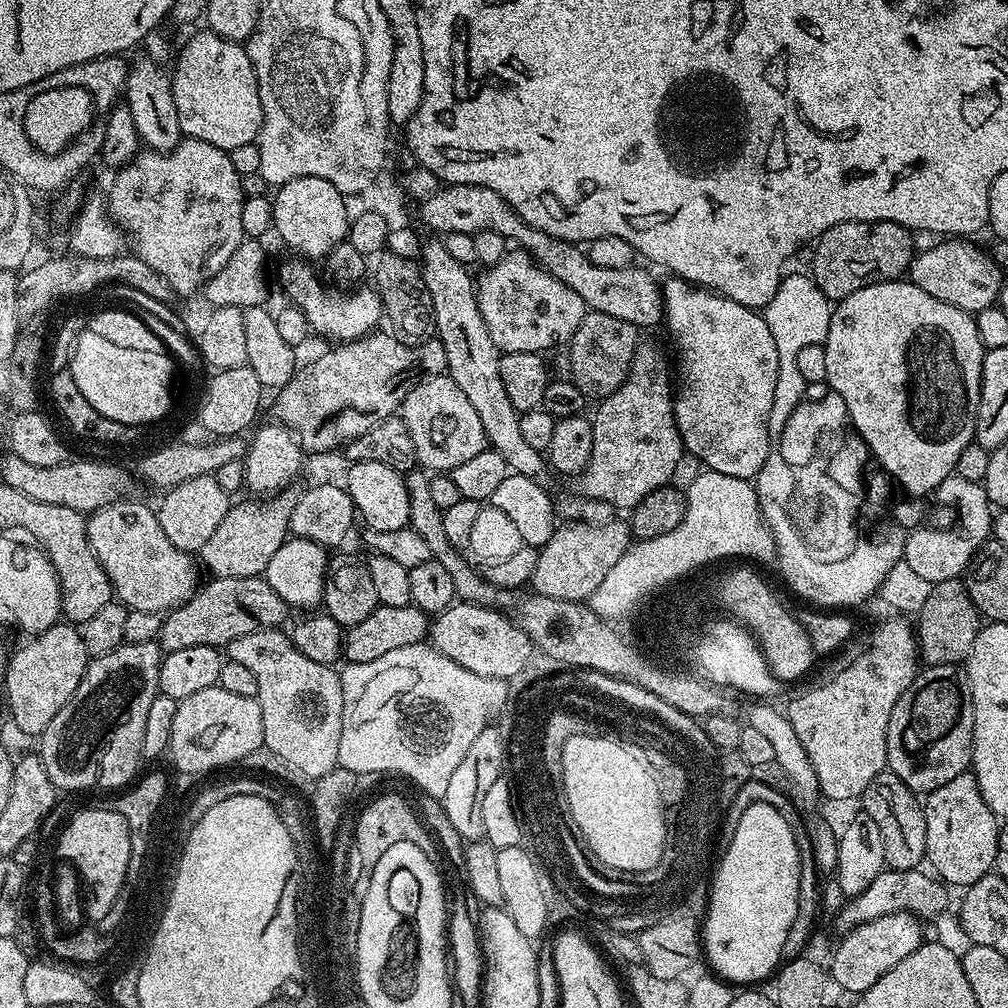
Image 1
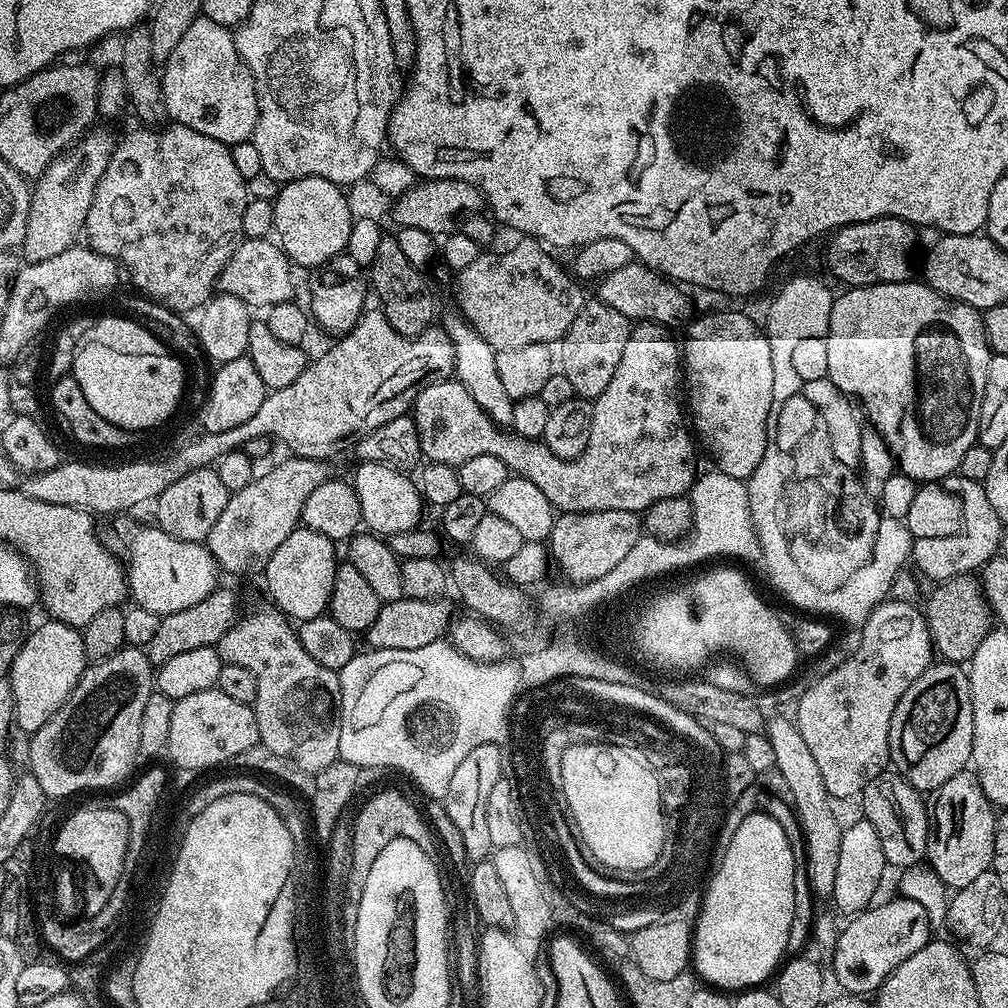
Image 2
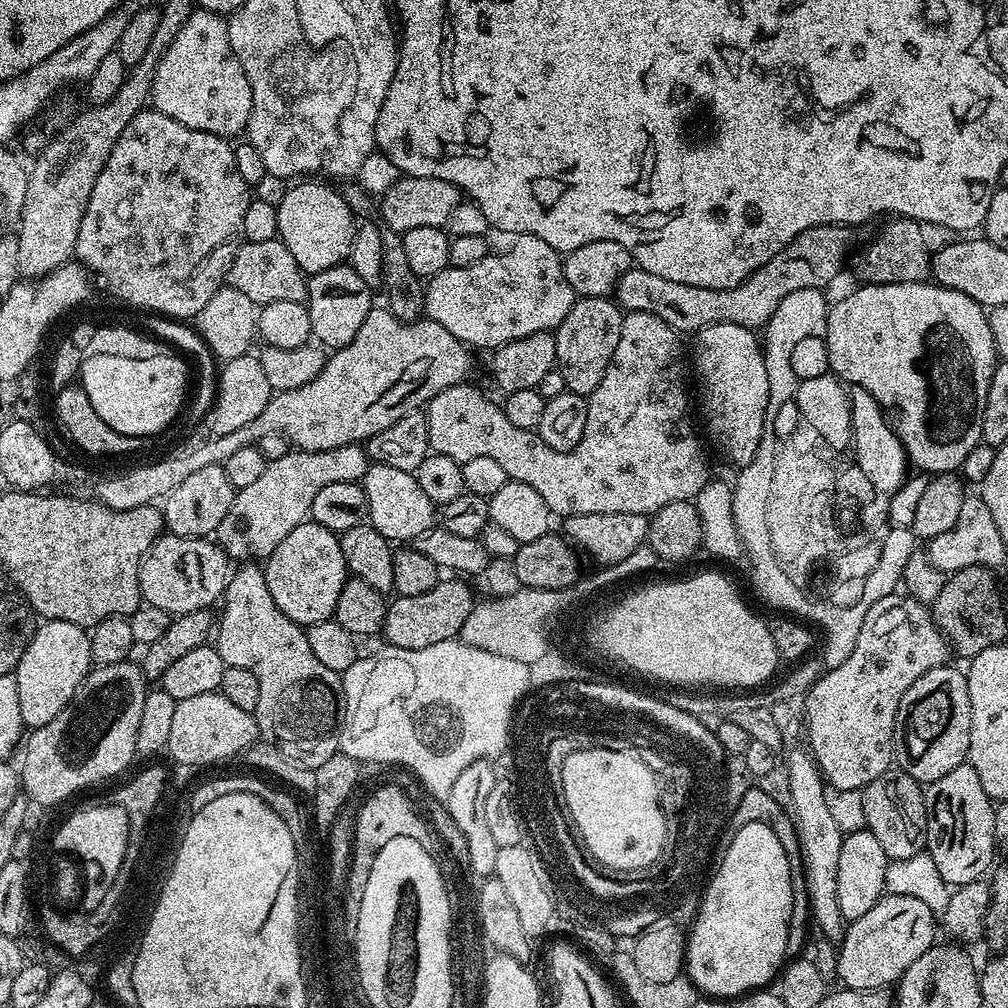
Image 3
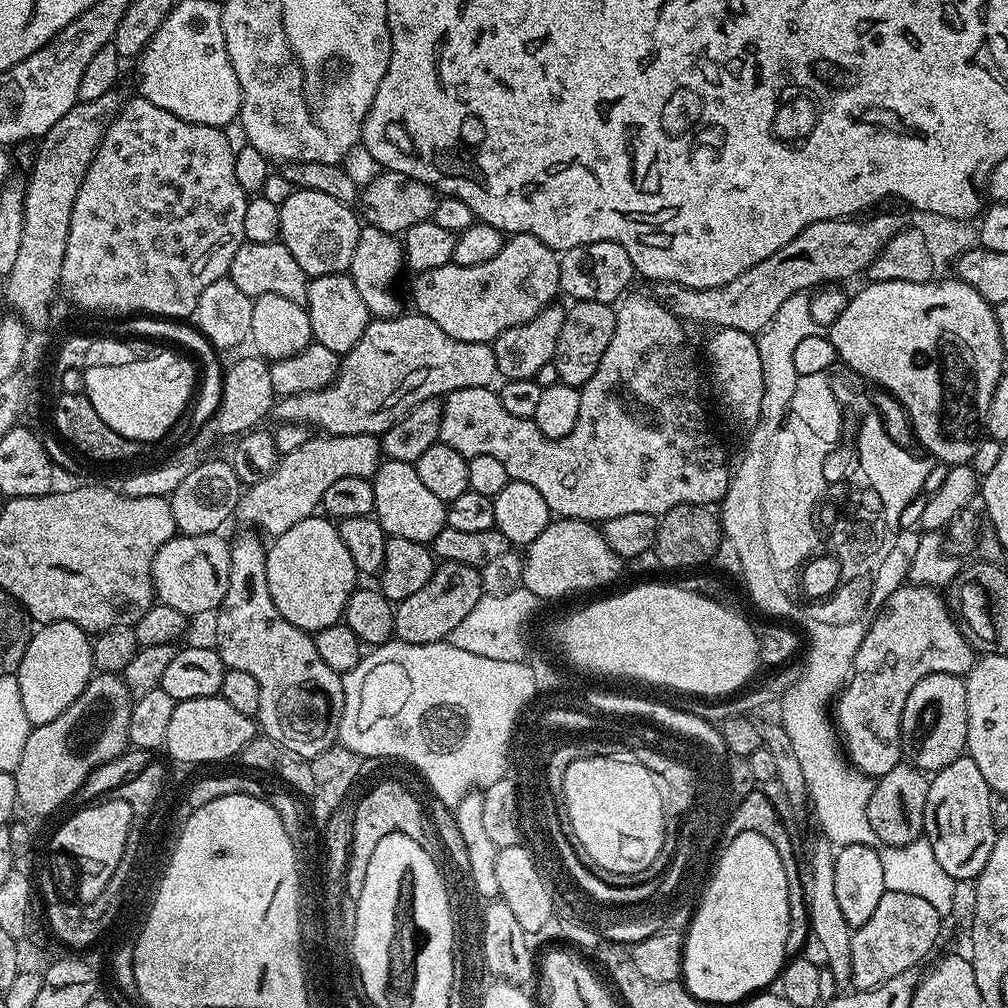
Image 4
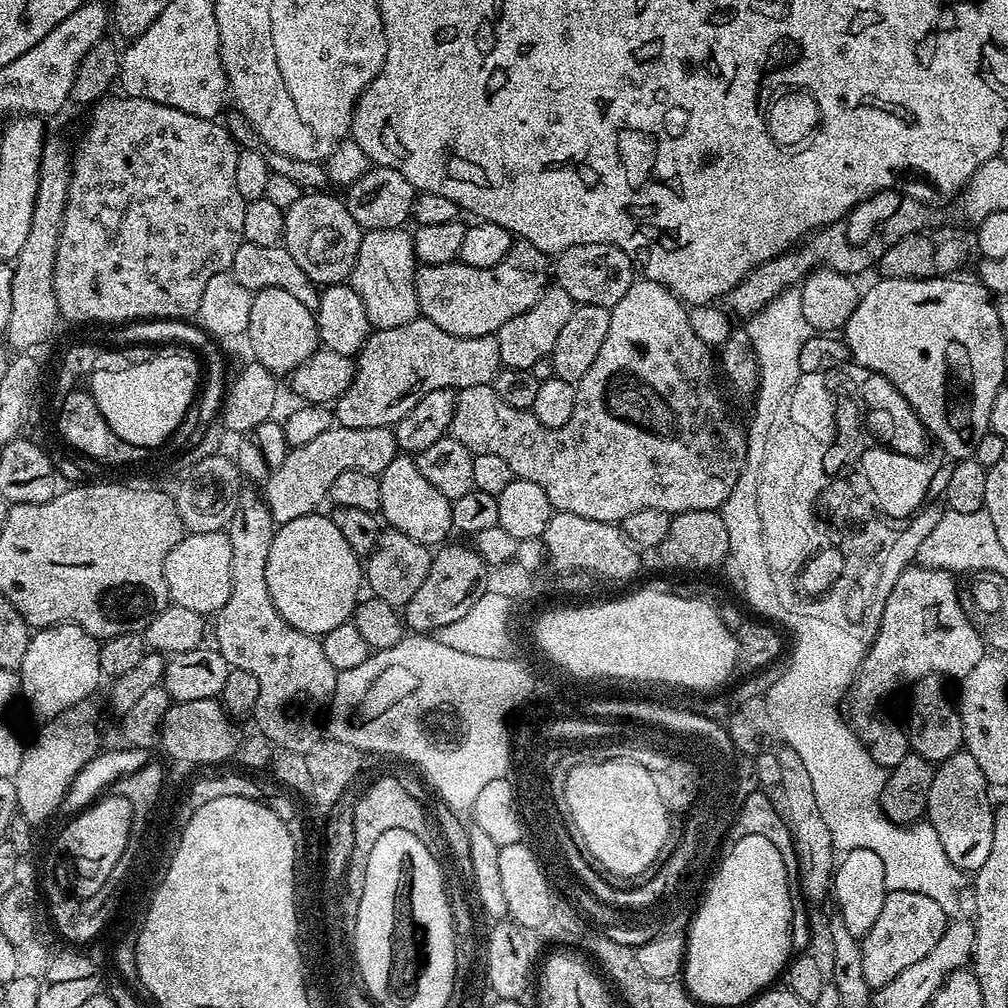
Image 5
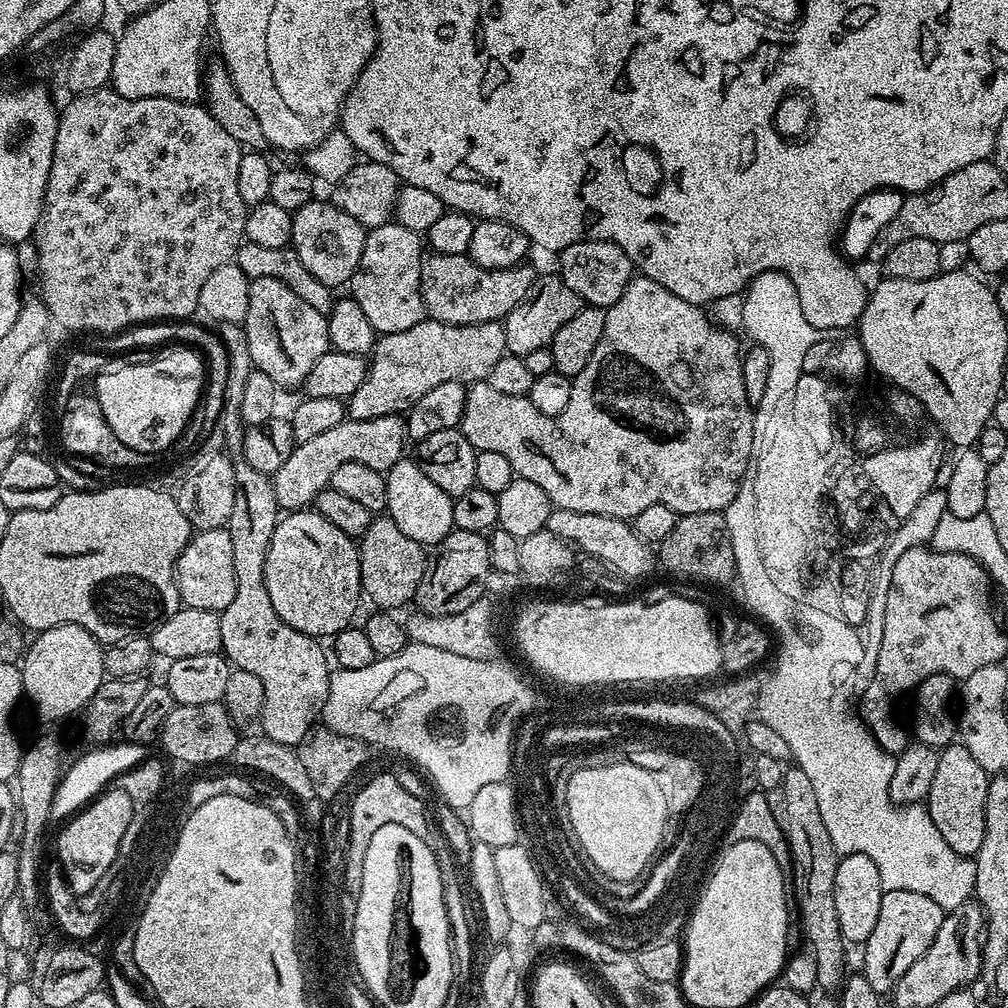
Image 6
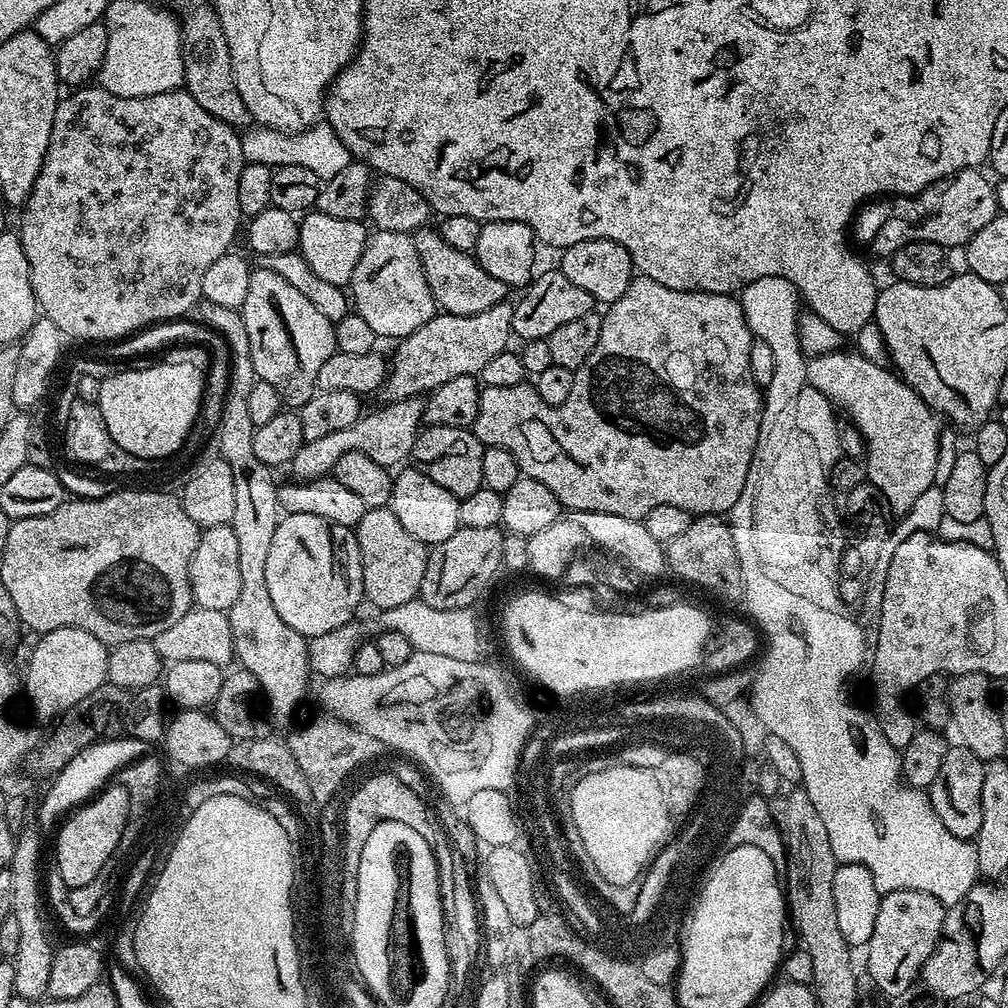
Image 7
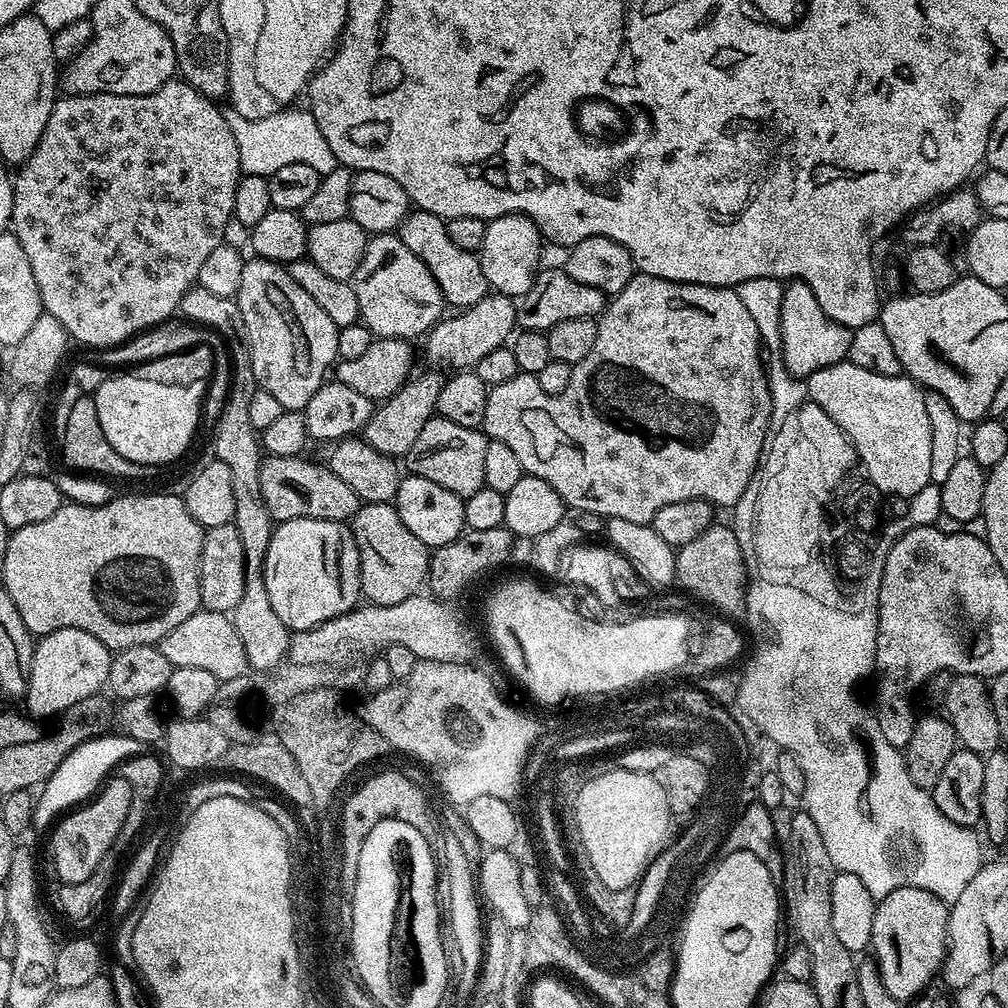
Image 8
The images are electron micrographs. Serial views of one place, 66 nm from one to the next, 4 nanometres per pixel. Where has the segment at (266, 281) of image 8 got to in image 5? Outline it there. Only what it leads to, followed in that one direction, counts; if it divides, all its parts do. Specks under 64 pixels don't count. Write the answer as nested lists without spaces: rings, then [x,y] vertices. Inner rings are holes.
[[[264,288],[252,297],[250,322],[246,339],[252,343],[255,363],[266,366],[266,370],[277,374],[291,374],[320,344],[313,309],[302,306],[298,298],[281,288]]]

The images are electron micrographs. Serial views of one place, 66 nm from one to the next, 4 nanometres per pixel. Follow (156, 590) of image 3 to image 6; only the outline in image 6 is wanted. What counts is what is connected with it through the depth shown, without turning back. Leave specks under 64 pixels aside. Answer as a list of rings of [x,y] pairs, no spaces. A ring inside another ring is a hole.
[[[227,527],[196,532],[176,563],[176,585],[183,607],[222,613],[234,598],[234,549]]]

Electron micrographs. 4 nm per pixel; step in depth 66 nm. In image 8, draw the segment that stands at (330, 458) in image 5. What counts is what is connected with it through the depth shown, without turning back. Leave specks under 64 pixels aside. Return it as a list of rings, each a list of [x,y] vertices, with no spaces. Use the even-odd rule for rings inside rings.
[[[428,370],[421,376],[413,375],[387,400],[383,401],[373,411],[370,422],[366,422],[362,438],[374,450],[393,458],[407,457],[410,446],[414,446],[418,434],[422,431],[422,426],[437,415],[436,407],[438,406],[438,394],[442,390],[446,376],[440,373],[440,370]]]

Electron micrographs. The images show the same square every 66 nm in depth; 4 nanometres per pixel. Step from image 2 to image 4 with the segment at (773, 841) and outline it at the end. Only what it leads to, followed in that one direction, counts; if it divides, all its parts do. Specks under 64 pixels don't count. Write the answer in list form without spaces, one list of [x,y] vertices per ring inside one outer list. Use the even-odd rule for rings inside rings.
[[[743,832],[742,834],[731,837],[731,839],[732,848],[728,848],[727,854],[720,852],[718,859],[715,861],[715,865],[718,870],[716,871],[716,880],[712,880],[711,884],[709,884],[709,888],[706,890],[706,892],[708,893],[708,898],[707,900],[702,901],[701,905],[698,905],[696,907],[696,911],[692,915],[691,923],[688,924],[686,928],[686,935],[684,936],[684,970],[682,973],[682,982],[690,990],[690,994],[692,995],[692,997],[698,1001],[703,1002],[705,1005],[736,1003],[736,1005],[739,1005],[741,1002],[747,1000],[749,996],[761,990],[767,989],[769,985],[771,985],[773,981],[775,981],[776,977],[780,975],[780,970],[784,967],[786,963],[786,938],[790,934],[790,898],[788,897],[788,875],[786,874],[786,866],[782,866],[782,858],[778,854],[778,850],[774,846],[774,842],[770,842],[770,838],[766,838],[762,834],[758,834],[757,832]]]

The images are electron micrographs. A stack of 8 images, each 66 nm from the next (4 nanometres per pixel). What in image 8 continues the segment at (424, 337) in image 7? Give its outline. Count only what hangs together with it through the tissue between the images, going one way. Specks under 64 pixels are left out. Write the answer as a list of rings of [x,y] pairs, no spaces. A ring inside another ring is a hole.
[[[492,292],[482,298],[474,306],[457,311],[456,316],[449,315],[432,327],[423,341],[424,352],[428,355],[429,365],[444,366],[449,364],[452,370],[472,370],[490,350],[503,348],[509,343],[510,337],[517,331],[516,310],[518,304],[511,296],[500,292]]]

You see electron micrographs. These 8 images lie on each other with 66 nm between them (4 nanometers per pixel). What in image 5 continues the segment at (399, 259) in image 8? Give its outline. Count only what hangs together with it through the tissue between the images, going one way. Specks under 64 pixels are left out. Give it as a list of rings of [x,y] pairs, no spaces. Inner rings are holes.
[[[407,227],[369,228],[361,235],[358,258],[354,262],[350,283],[358,294],[358,298],[362,298],[362,306],[366,306],[366,318],[370,318],[373,329],[406,326],[406,322],[420,316],[418,294],[416,293],[417,267],[418,261],[414,254],[412,232]]]

